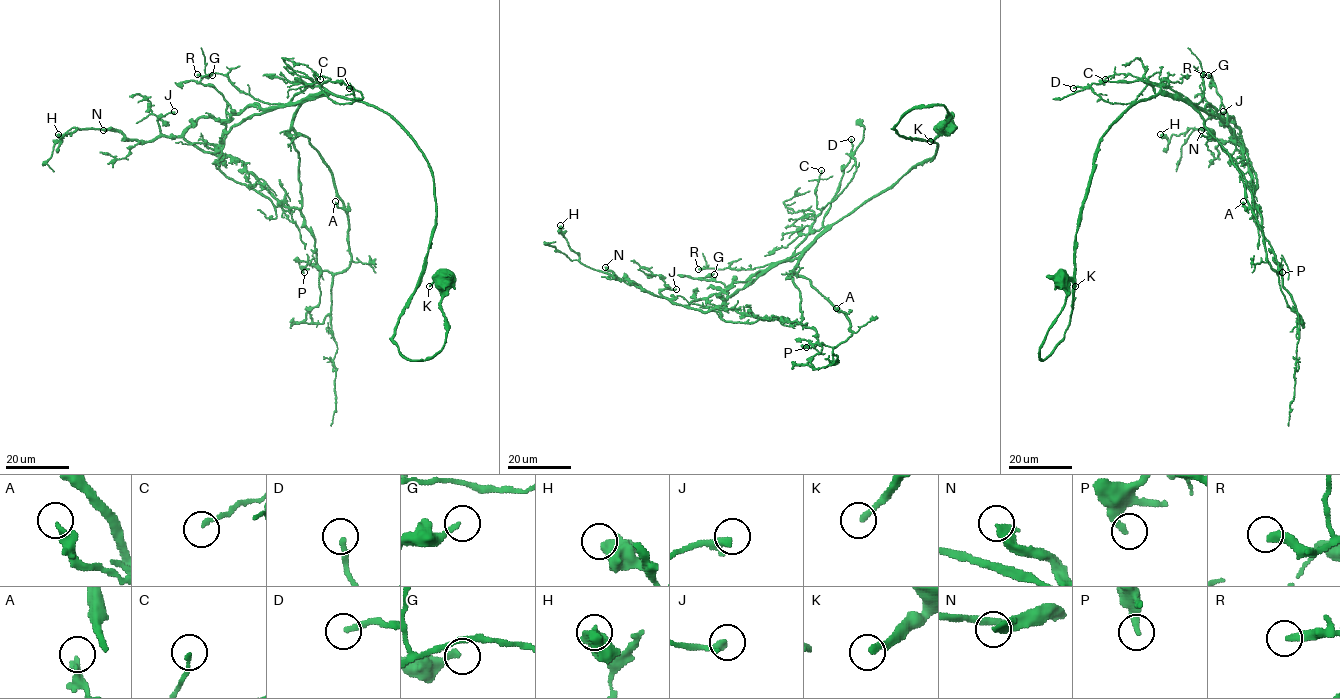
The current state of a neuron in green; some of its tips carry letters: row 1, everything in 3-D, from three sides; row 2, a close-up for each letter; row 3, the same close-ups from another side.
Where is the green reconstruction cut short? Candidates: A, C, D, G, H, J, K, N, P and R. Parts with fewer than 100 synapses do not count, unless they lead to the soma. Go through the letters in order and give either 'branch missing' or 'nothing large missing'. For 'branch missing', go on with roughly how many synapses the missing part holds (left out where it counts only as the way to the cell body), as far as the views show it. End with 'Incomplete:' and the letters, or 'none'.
A: nothing large missing
C: nothing large missing
D: nothing large missing
G: nothing large missing
H: nothing large missing
J: nothing large missing
K: nothing large missing
N: branch missing | 150 syn
P: nothing large missing
R: nothing large missing
Incomplete: N

